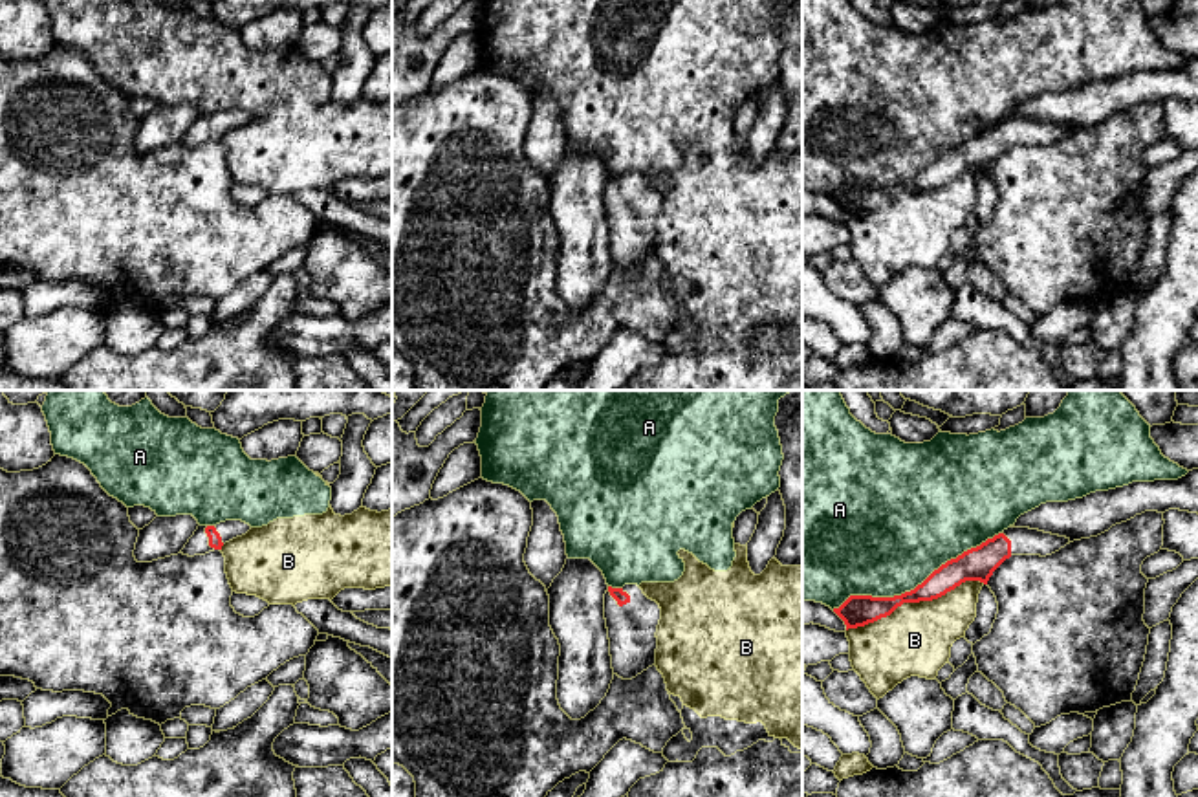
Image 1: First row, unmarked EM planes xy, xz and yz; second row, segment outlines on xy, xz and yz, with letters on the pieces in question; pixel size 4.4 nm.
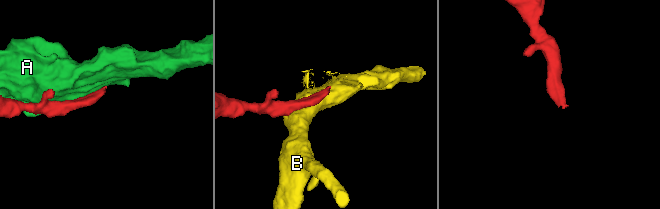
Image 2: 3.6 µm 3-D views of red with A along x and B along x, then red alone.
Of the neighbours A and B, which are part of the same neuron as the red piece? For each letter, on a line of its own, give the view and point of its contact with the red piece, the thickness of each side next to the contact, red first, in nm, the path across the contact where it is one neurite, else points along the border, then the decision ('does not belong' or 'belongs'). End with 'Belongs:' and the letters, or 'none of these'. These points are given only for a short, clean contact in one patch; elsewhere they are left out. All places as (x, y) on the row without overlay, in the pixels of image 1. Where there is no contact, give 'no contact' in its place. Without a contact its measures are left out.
A: yz (918, 174) | 140/500 nm | does not belong
B: yz (914, 191) | 140/320 nm | does not belong
Belongs: none of these

